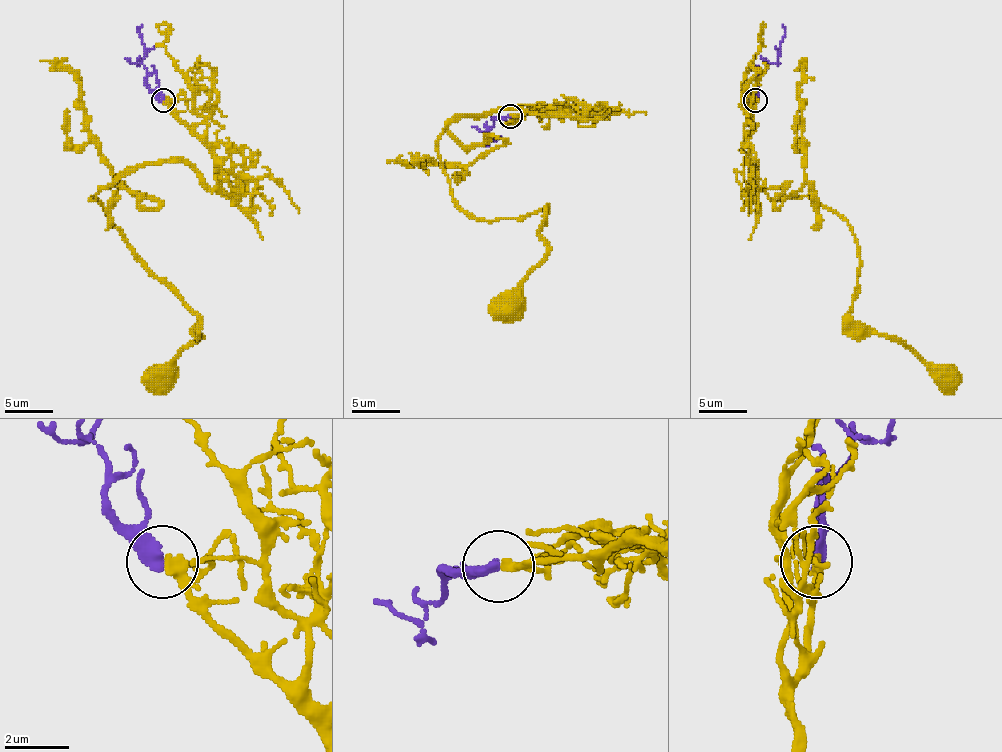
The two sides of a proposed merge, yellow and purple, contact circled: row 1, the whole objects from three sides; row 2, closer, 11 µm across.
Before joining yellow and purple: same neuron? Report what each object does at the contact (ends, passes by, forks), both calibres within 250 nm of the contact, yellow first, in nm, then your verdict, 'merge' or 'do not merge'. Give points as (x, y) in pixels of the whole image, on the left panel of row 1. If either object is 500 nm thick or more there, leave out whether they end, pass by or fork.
yellow passes by; purple ends; calibres 220 and 420 nm; merge

